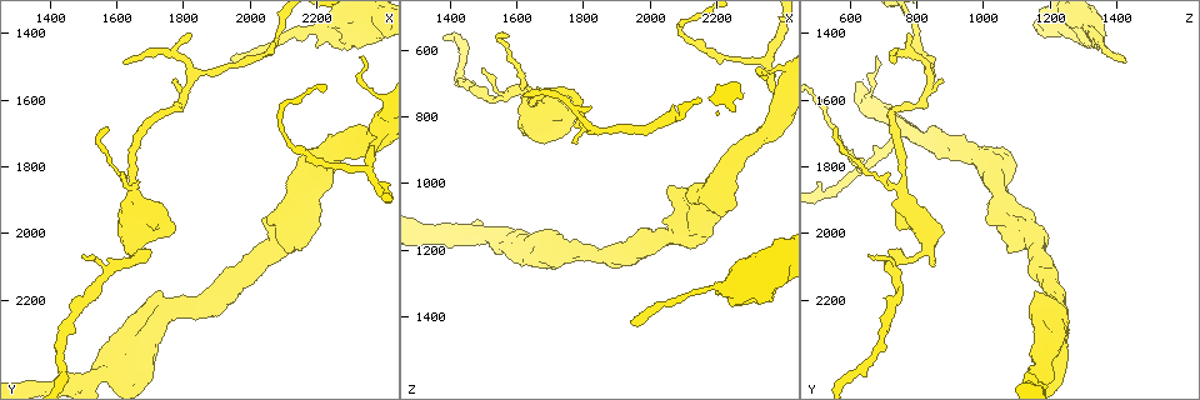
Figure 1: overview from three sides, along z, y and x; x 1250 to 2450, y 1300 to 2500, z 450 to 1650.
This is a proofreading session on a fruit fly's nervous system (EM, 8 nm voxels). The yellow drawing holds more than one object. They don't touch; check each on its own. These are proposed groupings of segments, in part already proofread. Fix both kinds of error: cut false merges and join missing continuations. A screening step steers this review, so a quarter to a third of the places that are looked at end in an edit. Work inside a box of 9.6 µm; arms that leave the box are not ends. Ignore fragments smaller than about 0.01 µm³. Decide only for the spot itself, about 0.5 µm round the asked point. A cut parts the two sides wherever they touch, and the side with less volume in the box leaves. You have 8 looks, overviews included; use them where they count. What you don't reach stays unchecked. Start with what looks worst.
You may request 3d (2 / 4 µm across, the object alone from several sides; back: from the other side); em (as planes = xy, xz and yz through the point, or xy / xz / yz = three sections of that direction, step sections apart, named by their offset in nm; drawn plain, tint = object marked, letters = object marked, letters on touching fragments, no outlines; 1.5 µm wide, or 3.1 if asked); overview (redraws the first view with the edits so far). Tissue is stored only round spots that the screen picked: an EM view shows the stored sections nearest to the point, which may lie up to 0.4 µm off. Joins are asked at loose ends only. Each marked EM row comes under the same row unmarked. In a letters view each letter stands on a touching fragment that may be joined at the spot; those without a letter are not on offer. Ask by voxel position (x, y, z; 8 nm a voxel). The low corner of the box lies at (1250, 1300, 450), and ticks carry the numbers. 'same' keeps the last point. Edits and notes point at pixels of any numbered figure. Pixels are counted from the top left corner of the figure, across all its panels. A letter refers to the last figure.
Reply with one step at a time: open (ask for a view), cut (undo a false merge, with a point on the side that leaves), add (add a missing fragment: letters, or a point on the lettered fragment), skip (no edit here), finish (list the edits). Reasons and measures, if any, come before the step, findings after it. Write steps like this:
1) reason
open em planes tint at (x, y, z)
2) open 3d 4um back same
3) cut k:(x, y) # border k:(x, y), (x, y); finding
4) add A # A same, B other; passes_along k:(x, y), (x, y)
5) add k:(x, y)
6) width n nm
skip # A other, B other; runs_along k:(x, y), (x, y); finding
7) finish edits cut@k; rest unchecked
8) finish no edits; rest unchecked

abrupt turn
open em yz step 8 tint at (1780, 1630, 740)

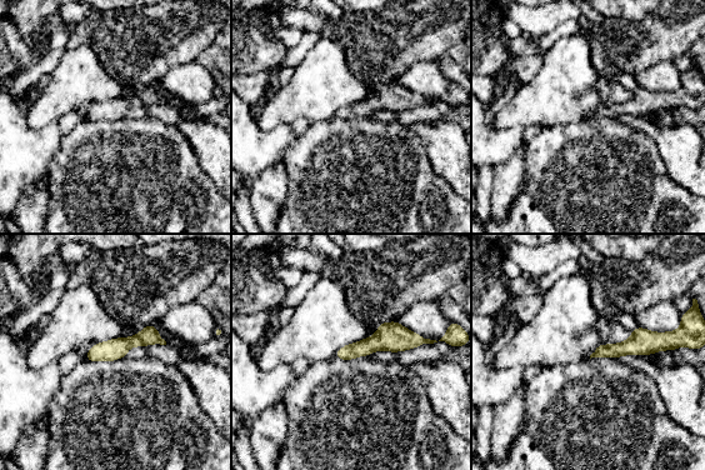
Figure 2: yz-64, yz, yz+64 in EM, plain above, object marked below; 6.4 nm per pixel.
open em planes letters same

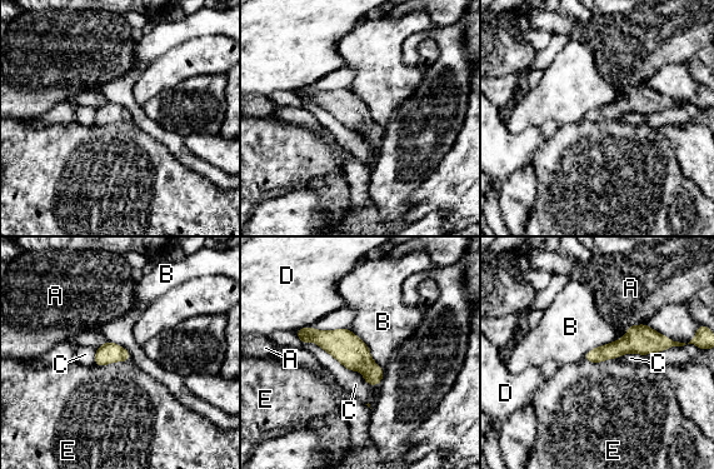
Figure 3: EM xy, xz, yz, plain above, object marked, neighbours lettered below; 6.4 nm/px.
skip # A other, B other, C other, D other, E other; border 3:(130, 359), (94, 365); all the same neuron

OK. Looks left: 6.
long arm stops here
open 3d 2um at (1580, 1680, 560)

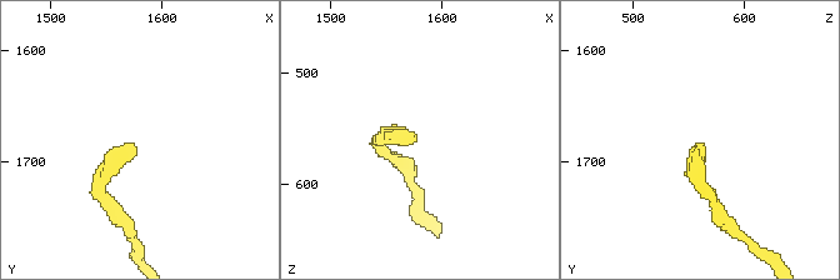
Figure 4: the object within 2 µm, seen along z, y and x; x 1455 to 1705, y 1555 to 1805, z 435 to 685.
open em planes tint at (1576, 1686, 560)

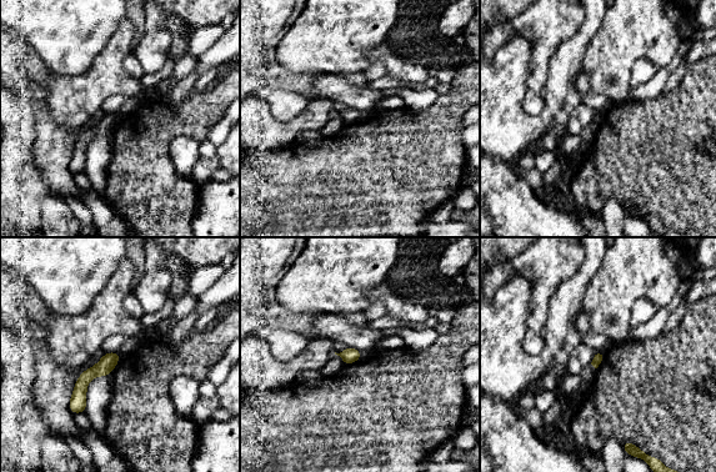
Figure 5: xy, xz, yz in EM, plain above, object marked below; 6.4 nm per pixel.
open em planes letters same

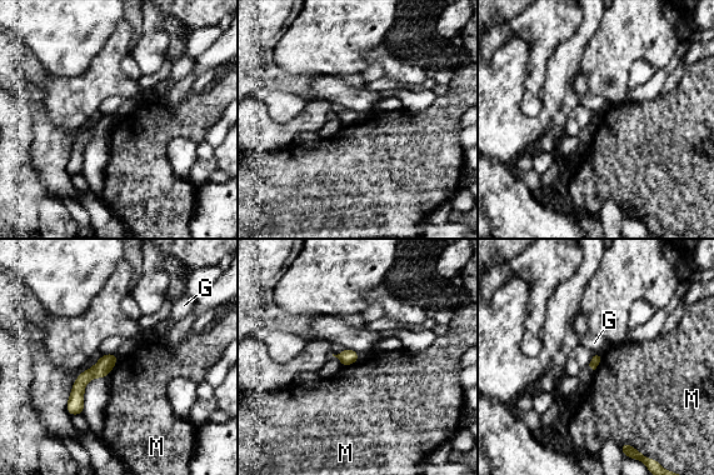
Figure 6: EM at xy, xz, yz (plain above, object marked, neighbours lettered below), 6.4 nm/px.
skip # G other, M other; border 6:(118, 359), (108, 375); no lettered fragment goes on from it

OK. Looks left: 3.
an open end
open 3d 4um back at (1720, 2210, 1150)

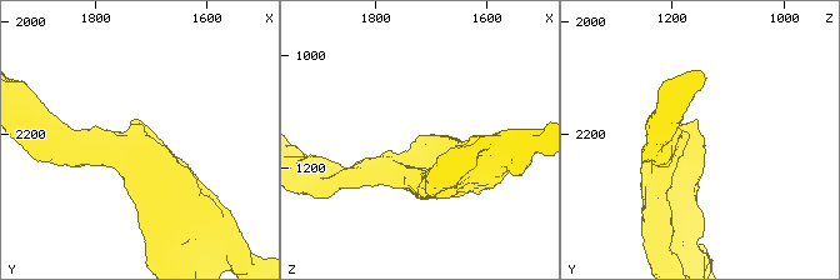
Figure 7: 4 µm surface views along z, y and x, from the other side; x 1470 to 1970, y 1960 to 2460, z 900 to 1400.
open em planes letters at (1725, 2215, 1145)

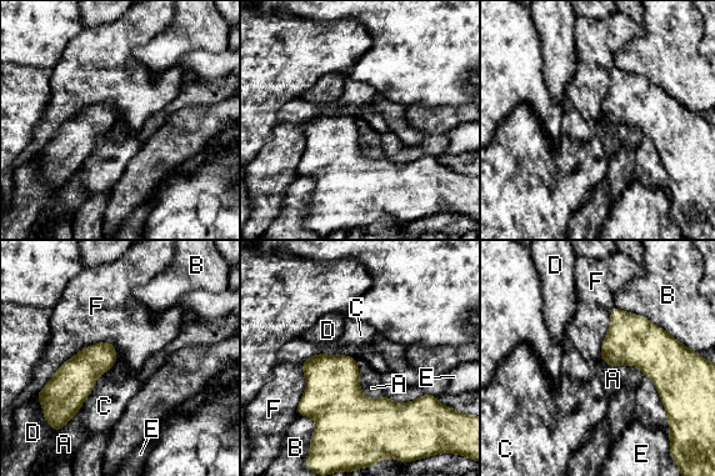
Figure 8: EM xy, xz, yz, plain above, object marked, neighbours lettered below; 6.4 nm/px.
skip # A other, B other, C other, D other, E other, F other; border 8:(118, 355), (96, 342), (64, 362); none of them fits

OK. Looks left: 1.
finish no edits; rest unchecked

